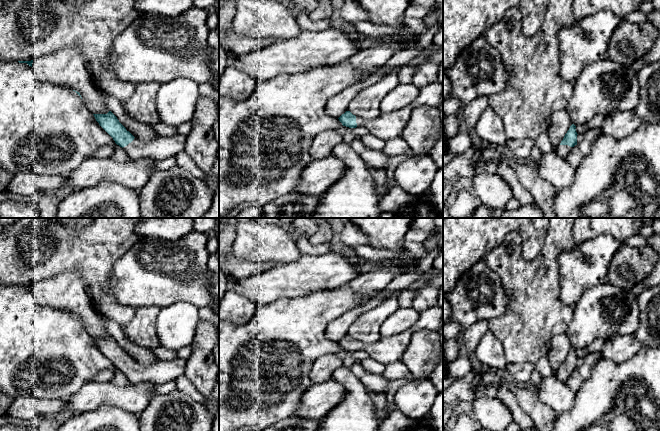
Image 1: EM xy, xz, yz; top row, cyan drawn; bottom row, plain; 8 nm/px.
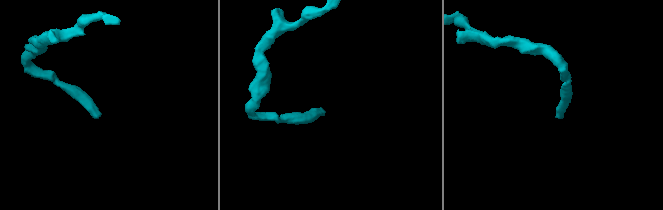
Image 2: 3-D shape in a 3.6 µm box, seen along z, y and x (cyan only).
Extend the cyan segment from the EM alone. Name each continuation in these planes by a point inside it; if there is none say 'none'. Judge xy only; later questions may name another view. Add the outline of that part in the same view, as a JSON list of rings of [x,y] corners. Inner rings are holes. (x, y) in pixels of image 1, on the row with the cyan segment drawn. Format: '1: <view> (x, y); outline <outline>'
1: xy (161, 147); outline [[[176,133],[172,136],[160,136],[149,141],[141,141],[137,138],[123,147],[126,154],[132,159],[137,160],[149,157],[155,160],[163,160],[177,155],[185,148],[186,137]]]

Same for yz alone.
1: yz (563, 150); outline [[[559,145],[556,148],[556,152],[563,158],[566,158],[566,156],[569,154],[569,152],[572,150],[572,147],[568,145]]]

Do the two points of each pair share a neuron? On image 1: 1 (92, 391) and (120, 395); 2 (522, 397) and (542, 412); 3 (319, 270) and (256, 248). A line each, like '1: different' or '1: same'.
1: same
2: same
3: different

